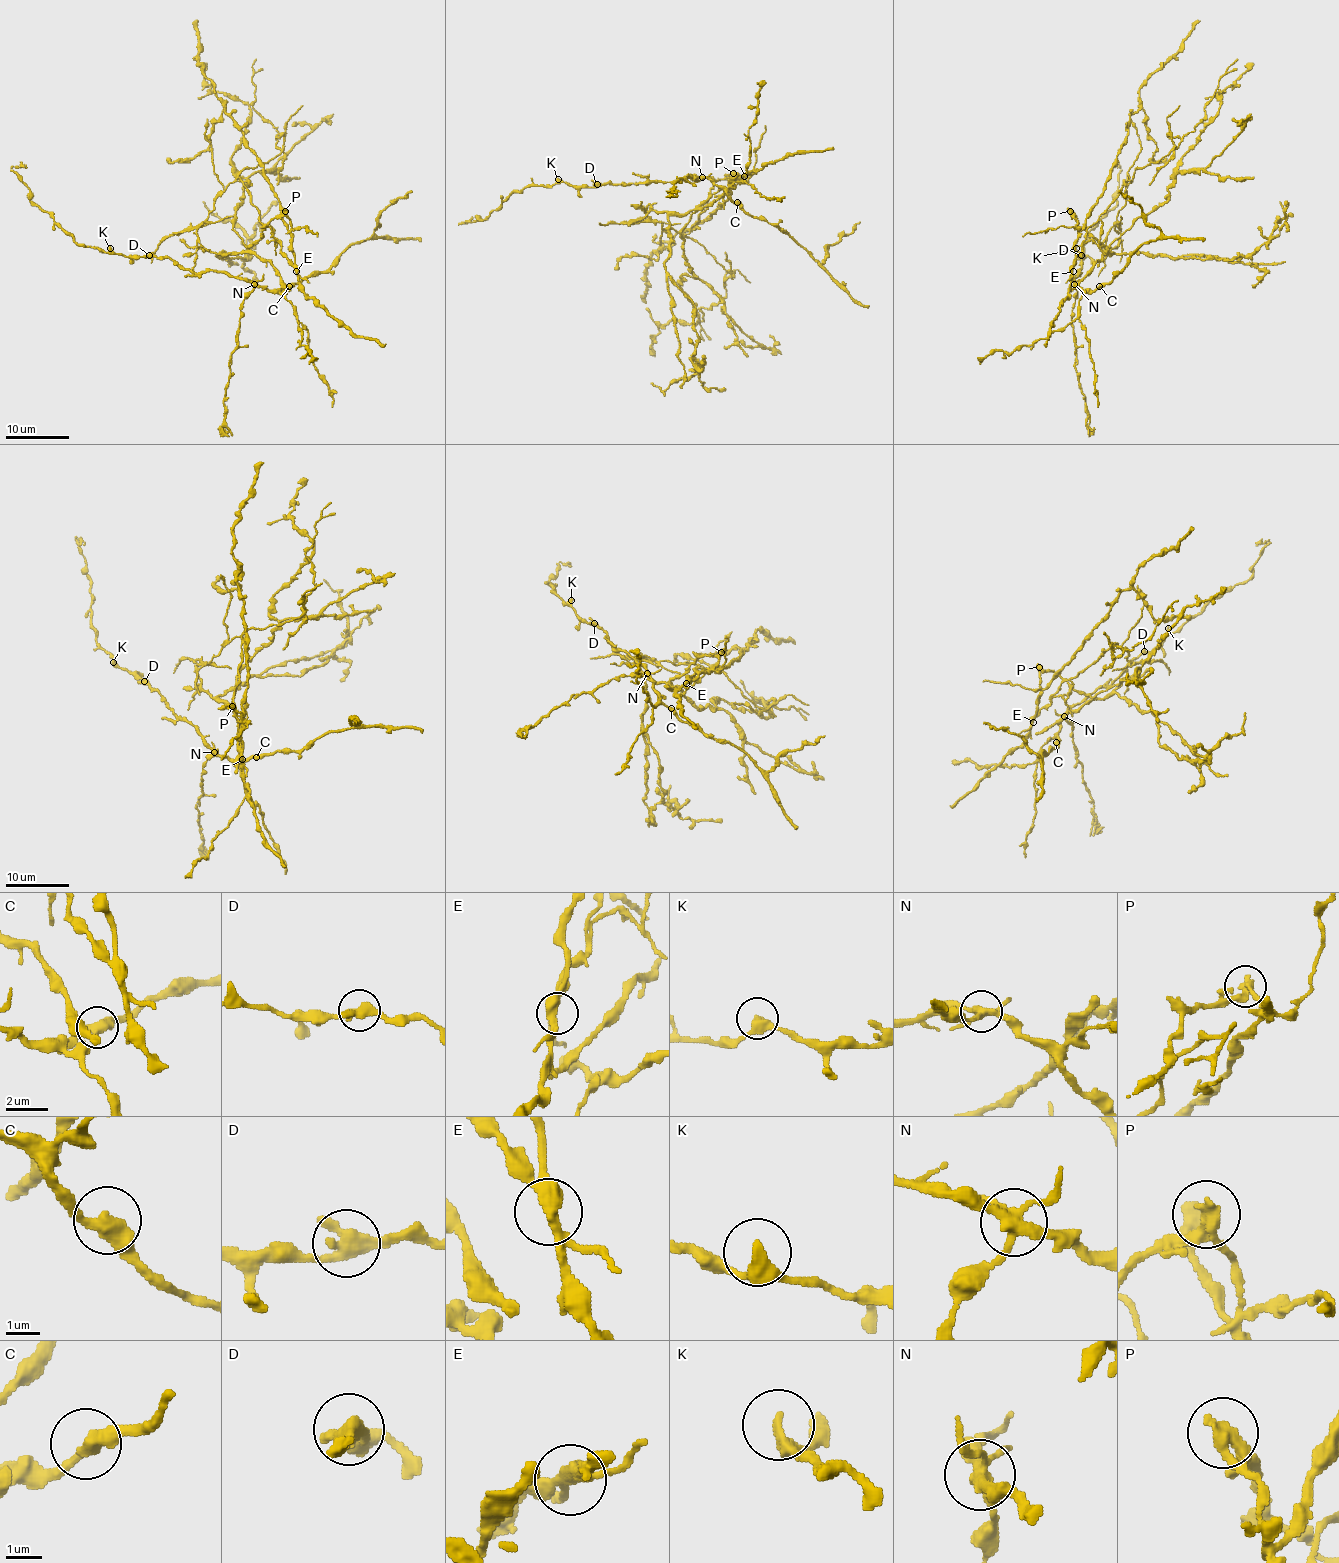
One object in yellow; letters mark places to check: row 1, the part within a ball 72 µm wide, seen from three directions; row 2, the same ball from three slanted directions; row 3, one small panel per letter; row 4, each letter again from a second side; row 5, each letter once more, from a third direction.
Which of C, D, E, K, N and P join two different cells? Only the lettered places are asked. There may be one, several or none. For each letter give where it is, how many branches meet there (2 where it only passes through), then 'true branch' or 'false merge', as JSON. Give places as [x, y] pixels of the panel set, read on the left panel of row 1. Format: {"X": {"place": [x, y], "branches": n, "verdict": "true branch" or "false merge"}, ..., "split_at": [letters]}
{"C": {"place": [289, 286], "branches": 2, "verdict": "true branch"}, "D": {"place": [149, 255], "branches": 2, "verdict": "true branch"}, "E": {"place": [296, 271], "branches": 2, "verdict": "false merge"}, "K": {"place": [110, 248], "branches": 2, "verdict": "true branch"}, "N": {"place": [254, 284], "branches": 5, "verdict": "false merge"}, "P": {"place": [285, 211], "branches": 2, "verdict": "false merge"}, "split_at": ["E", "N", "P"]}

